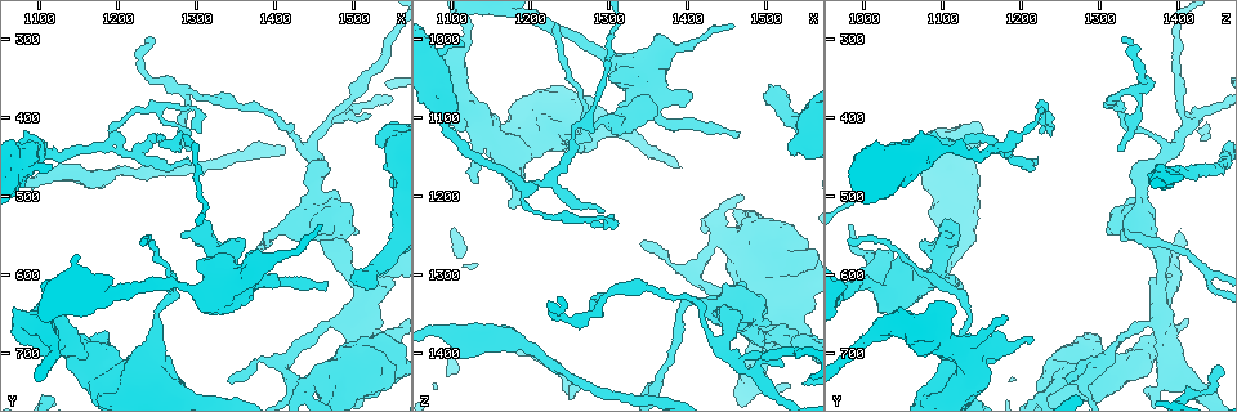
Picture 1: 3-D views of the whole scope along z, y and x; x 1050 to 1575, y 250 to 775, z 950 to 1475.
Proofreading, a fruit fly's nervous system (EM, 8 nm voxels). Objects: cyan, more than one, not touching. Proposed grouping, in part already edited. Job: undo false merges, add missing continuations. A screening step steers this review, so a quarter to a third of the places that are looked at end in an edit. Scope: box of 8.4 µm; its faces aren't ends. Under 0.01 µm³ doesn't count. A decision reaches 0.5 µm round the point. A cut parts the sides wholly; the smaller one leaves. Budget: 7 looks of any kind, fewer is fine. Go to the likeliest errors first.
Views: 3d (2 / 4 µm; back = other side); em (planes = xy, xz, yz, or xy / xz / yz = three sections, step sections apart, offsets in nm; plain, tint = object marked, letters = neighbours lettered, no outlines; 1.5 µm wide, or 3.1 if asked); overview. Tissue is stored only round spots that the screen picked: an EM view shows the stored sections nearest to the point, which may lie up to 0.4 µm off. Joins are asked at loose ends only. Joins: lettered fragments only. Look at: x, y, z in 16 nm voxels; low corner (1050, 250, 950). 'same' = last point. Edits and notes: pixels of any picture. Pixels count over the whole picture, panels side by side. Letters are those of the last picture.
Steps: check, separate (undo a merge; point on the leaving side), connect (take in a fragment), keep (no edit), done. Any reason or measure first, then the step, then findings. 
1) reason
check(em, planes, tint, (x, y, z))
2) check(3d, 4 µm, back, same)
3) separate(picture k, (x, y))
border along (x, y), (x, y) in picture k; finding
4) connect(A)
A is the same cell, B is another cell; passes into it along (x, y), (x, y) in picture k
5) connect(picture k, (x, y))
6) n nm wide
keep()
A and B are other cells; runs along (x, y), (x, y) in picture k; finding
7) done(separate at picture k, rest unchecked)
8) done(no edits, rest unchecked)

branch stops here
check(em, xy, step 8, tint, (1465, 610, 1125))

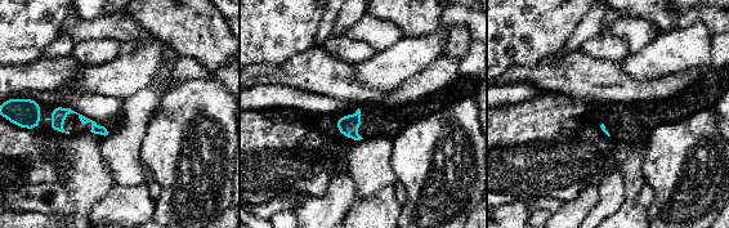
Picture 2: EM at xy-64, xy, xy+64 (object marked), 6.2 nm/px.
see the neighbours
check(em, xy, step 8, letters, same)

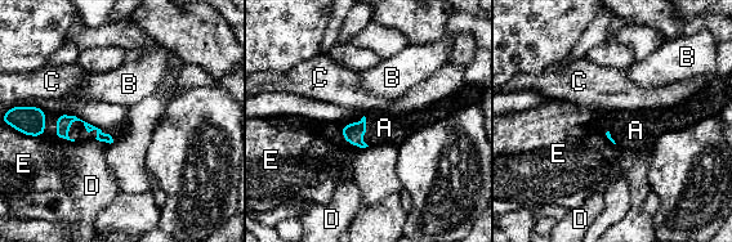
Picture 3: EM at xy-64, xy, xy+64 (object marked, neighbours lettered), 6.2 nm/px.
connect(A)
A is the same cell, B, C, D and E are other cells; passes into it along (352, 133), (365, 130), (384, 128) in picture 3; it goes on there

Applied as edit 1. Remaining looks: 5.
see it whole again
check(overview)

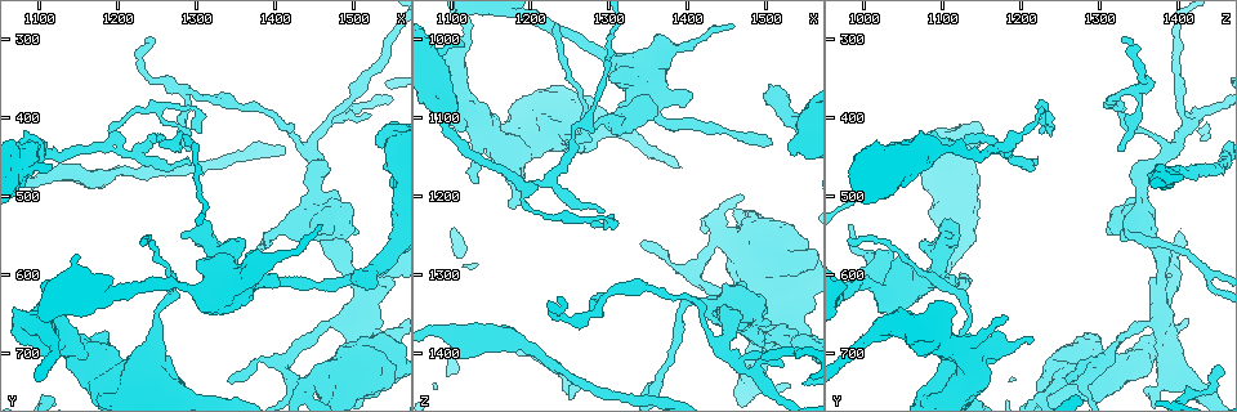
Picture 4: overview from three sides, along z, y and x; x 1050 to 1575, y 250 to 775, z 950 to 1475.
thin end
check(3d, 4 µm, (1295, 460, 1220))

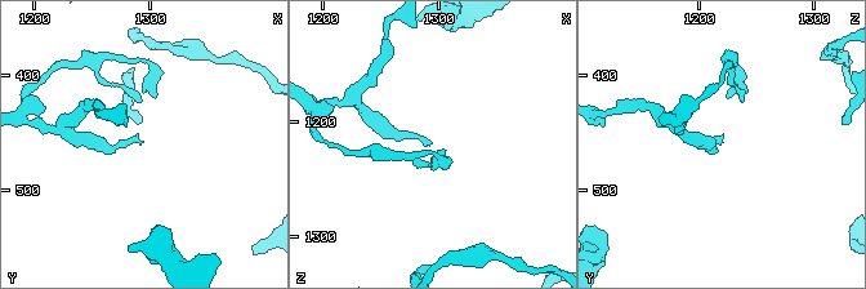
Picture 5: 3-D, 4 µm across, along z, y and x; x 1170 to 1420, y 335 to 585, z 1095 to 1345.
check(em, planes, letters, (1294, 458, 1220))

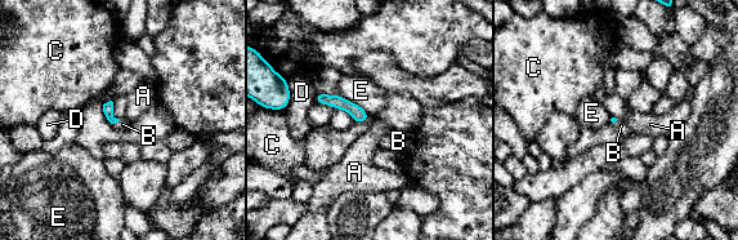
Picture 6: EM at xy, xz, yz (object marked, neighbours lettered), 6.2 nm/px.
connect(B)
B is the same cell, A, C, D and E are other cells; it goes on there

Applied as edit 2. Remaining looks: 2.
see it whole again
check(overview)

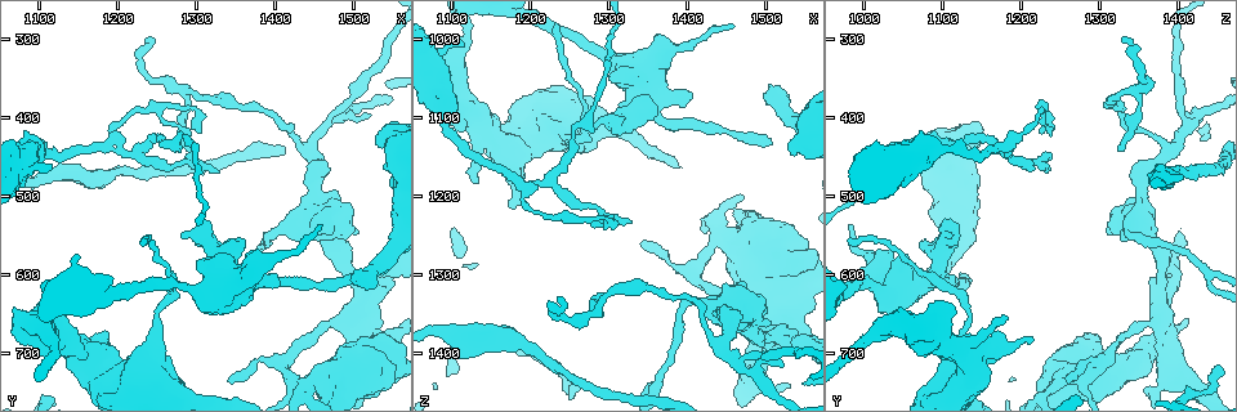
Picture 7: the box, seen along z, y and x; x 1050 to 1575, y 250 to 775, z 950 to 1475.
sudden change in width
check(em, planes, letters, (1210, 470, 1405))

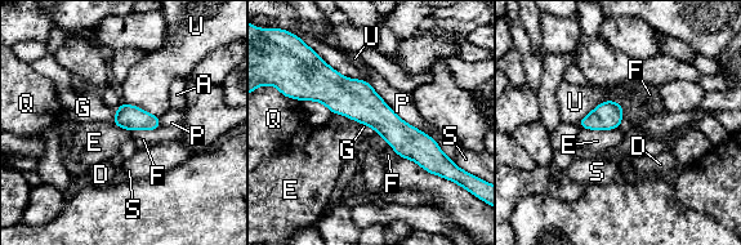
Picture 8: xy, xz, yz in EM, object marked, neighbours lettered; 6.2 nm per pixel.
keep()
A, D, E, F, G, P, Q, S and U are other cells; border along (624, 110), (619, 127) in picture 8; one neuron here

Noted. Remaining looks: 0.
done(connect at picture 3, connect at picture 6, rest unchecked)

